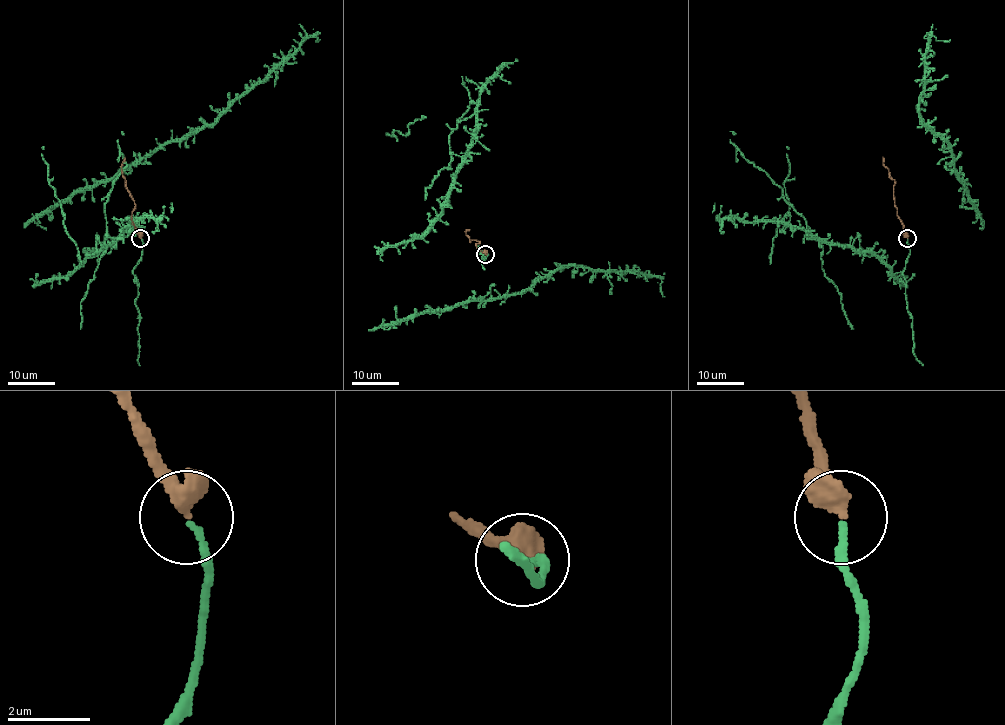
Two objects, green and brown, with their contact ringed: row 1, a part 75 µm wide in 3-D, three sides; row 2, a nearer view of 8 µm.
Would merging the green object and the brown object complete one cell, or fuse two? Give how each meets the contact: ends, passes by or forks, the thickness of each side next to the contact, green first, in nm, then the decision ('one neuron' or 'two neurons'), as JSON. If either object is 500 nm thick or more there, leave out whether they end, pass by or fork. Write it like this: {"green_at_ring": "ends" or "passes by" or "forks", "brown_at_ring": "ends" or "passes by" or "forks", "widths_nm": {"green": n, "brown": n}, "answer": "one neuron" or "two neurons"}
{"green_at_ring": "ends", "brown_at_ring": "passes by", "widths_nm": {"green": 170, "brown": 360}, "answer": "one neuron"}

